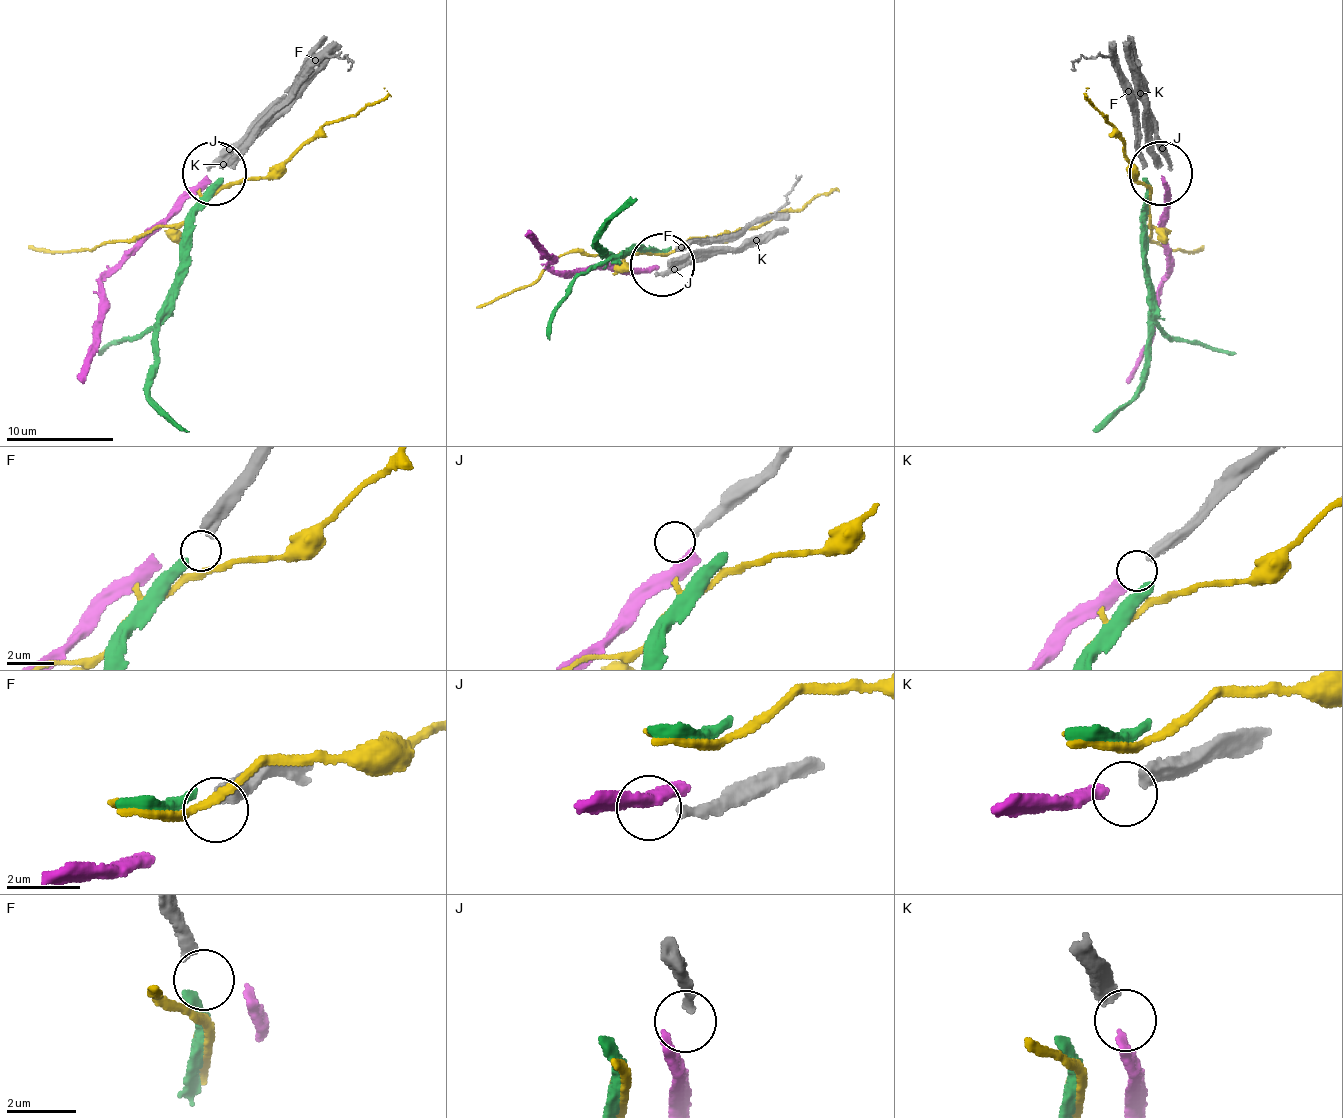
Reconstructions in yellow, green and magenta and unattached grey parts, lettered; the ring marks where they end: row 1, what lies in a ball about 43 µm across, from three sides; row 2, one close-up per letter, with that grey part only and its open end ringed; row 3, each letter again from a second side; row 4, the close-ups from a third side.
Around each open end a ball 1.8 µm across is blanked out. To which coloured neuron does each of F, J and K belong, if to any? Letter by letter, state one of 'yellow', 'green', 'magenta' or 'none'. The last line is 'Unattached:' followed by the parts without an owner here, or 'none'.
F: green
J: none
K: magenta
Unattached: J

